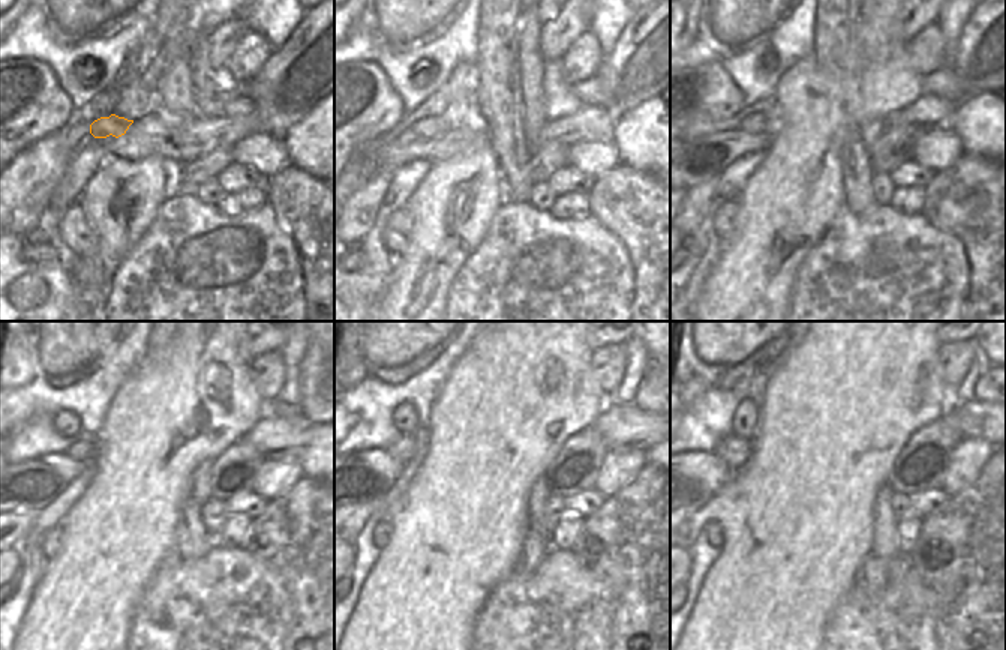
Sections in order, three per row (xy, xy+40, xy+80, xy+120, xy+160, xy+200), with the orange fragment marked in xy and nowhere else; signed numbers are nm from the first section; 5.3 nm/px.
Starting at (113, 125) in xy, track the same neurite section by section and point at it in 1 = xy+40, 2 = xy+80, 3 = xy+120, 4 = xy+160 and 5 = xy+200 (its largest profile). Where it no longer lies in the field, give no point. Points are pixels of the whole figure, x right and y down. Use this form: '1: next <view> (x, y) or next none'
1: next xy+40 (435, 126)
2: next xy+80 (756, 125)
3: next xy+120 (83, 454)
4: next xy+160 (402, 451)
5: next xy+200 (733, 451)

